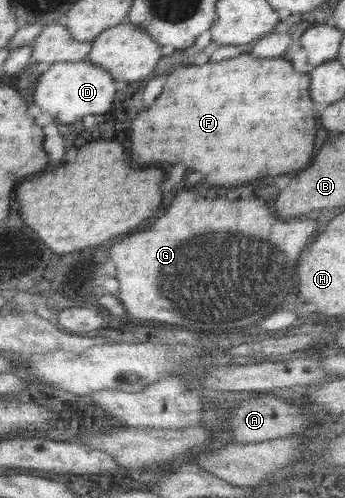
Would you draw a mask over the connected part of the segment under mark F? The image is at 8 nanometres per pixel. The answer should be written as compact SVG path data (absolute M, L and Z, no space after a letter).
M240 55L234 59L178 67L166 81L166 89L150 109L140 113L132 123L132 155L138 165L182 163L204 175L214 185L238 185L234 181L258 179L264 175L284 175L302 171L314 155L316 141L316 111L310 99L310 76L298 72L290 61L282 58L258 59Z

